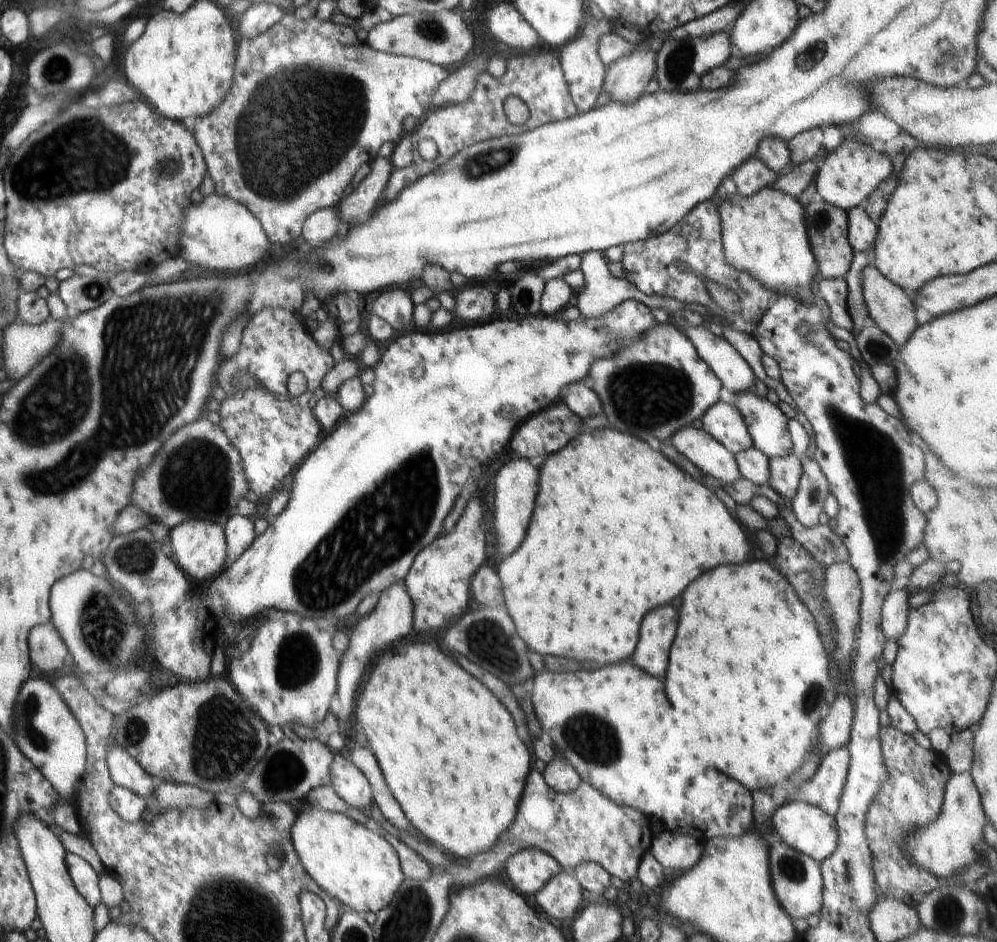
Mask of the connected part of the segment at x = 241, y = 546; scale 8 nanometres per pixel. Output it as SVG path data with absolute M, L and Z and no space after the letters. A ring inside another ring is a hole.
M238 513L232 515L223 528L226 546L228 546L228 556L226 555L223 566L223 570L226 570L238 556L250 548L257 536L254 532L254 522Z

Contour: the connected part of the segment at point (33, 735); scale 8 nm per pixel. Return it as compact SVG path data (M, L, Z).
M29 678L14 704L13 739L22 754L50 781L61 799L70 802L76 788L74 782L80 778L80 774L85 774L86 770L85 731L52 682L44 678Z

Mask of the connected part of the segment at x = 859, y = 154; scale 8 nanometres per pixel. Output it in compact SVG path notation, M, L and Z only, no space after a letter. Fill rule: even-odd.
M842 139L828 151L816 174L817 198L848 213L878 189L880 182L892 174L892 169L893 164L885 153L874 150L869 143Z

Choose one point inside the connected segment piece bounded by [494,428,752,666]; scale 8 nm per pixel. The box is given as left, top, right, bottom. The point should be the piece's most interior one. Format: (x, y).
(630, 530)

